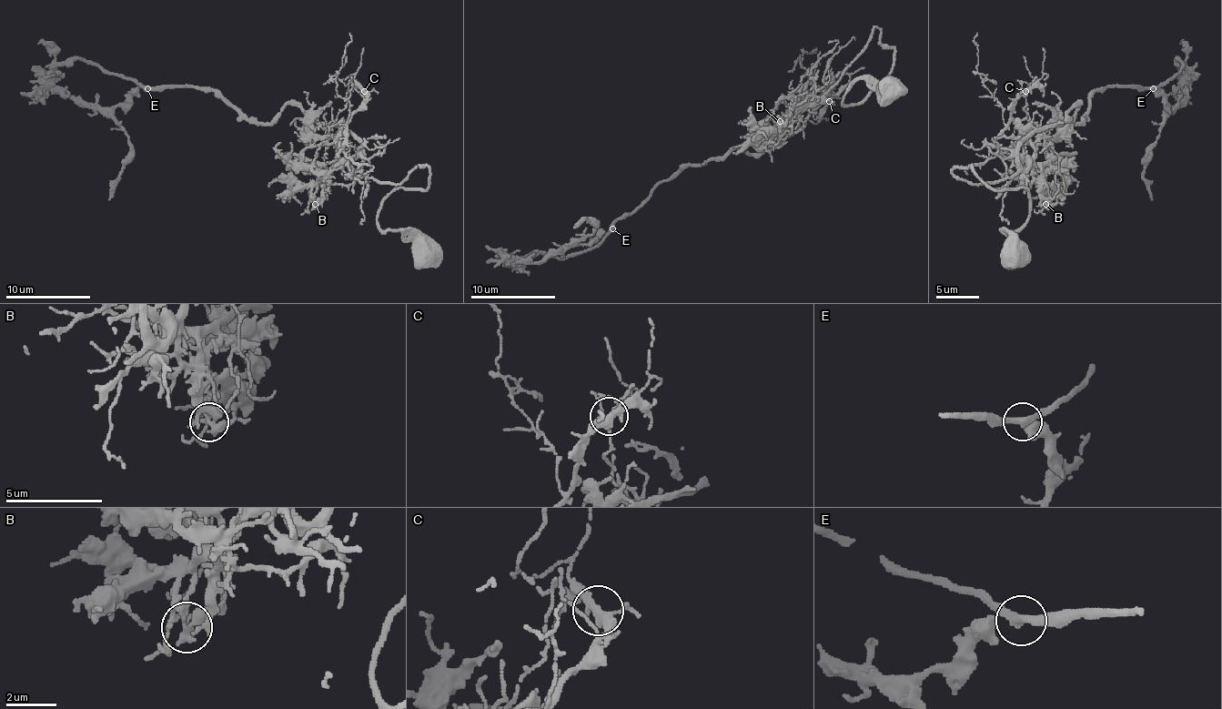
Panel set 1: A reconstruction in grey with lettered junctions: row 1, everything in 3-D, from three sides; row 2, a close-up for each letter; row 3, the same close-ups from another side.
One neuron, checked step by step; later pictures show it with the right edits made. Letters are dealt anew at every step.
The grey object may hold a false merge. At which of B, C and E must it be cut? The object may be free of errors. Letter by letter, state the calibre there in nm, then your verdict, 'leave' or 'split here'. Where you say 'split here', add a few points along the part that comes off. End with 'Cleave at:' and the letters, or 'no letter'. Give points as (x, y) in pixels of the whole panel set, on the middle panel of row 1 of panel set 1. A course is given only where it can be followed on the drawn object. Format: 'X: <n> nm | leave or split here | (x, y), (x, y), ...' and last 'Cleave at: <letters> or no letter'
B: 320 nm | split here | (780, 122), (791, 116), (810, 71), (813, 77), (801, 65), (805, 52), (813, 52)
C: 320 nm | leave
E: 280 nm | leave
Cleave at: B

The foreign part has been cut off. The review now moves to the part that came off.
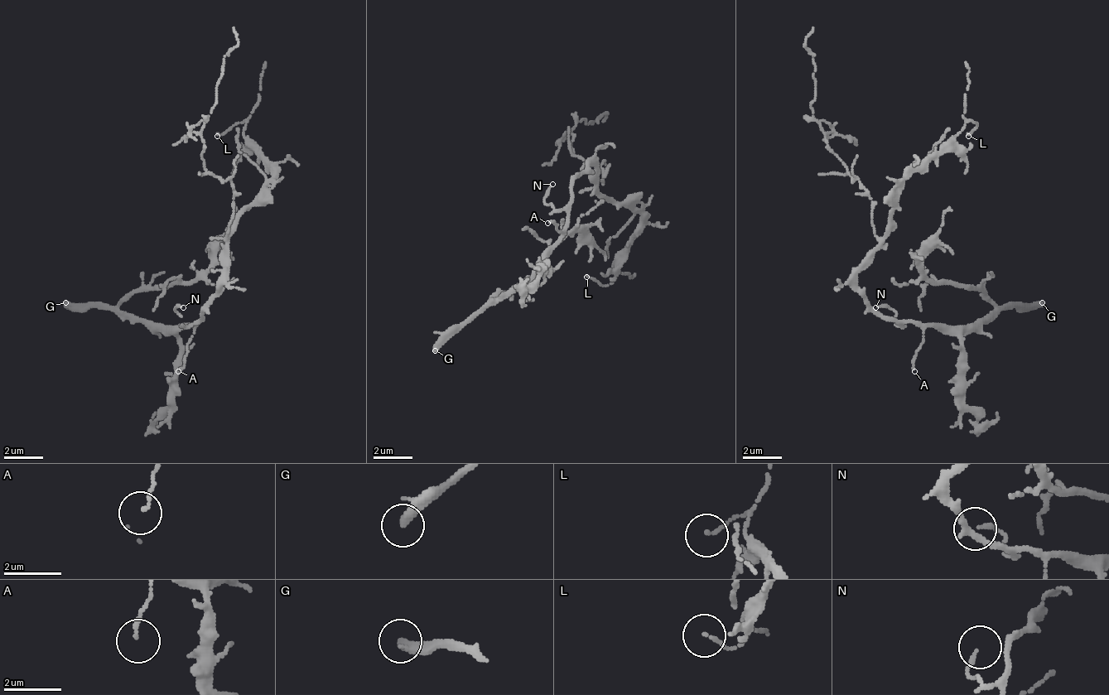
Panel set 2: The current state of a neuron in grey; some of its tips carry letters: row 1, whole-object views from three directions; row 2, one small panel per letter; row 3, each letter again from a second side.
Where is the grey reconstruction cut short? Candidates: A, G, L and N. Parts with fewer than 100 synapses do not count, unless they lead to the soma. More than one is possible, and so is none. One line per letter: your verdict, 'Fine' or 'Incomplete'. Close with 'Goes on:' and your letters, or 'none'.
A: Fine
G: Incomplete
L: Fine
N: Fine
Goes on: G

